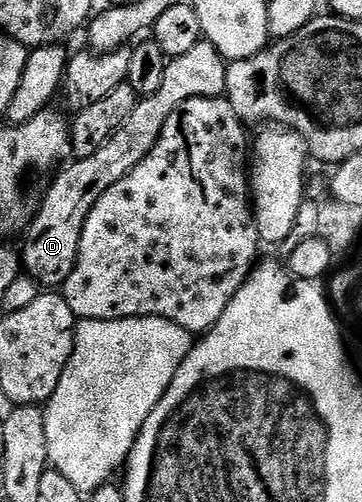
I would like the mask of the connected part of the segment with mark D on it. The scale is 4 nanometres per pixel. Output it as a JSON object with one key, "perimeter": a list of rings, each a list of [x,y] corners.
{"perimeter":[[[204,38],[200,39],[187,54],[170,59],[166,63],[163,82],[159,82],[152,94],[138,99],[131,114],[127,114],[125,121],[94,152],[66,163],[52,177],[53,185],[46,190],[45,196],[43,192],[40,197],[37,214],[25,232],[25,248],[21,250],[24,271],[32,276],[38,285],[57,286],[69,275],[73,263],[77,260],[81,226],[85,223],[87,214],[103,193],[111,190],[115,182],[131,174],[131,170],[135,170],[135,166],[139,166],[139,162],[143,162],[147,154],[151,154],[169,115],[191,98],[225,96],[226,67],[227,61],[219,55],[217,47]]]}

